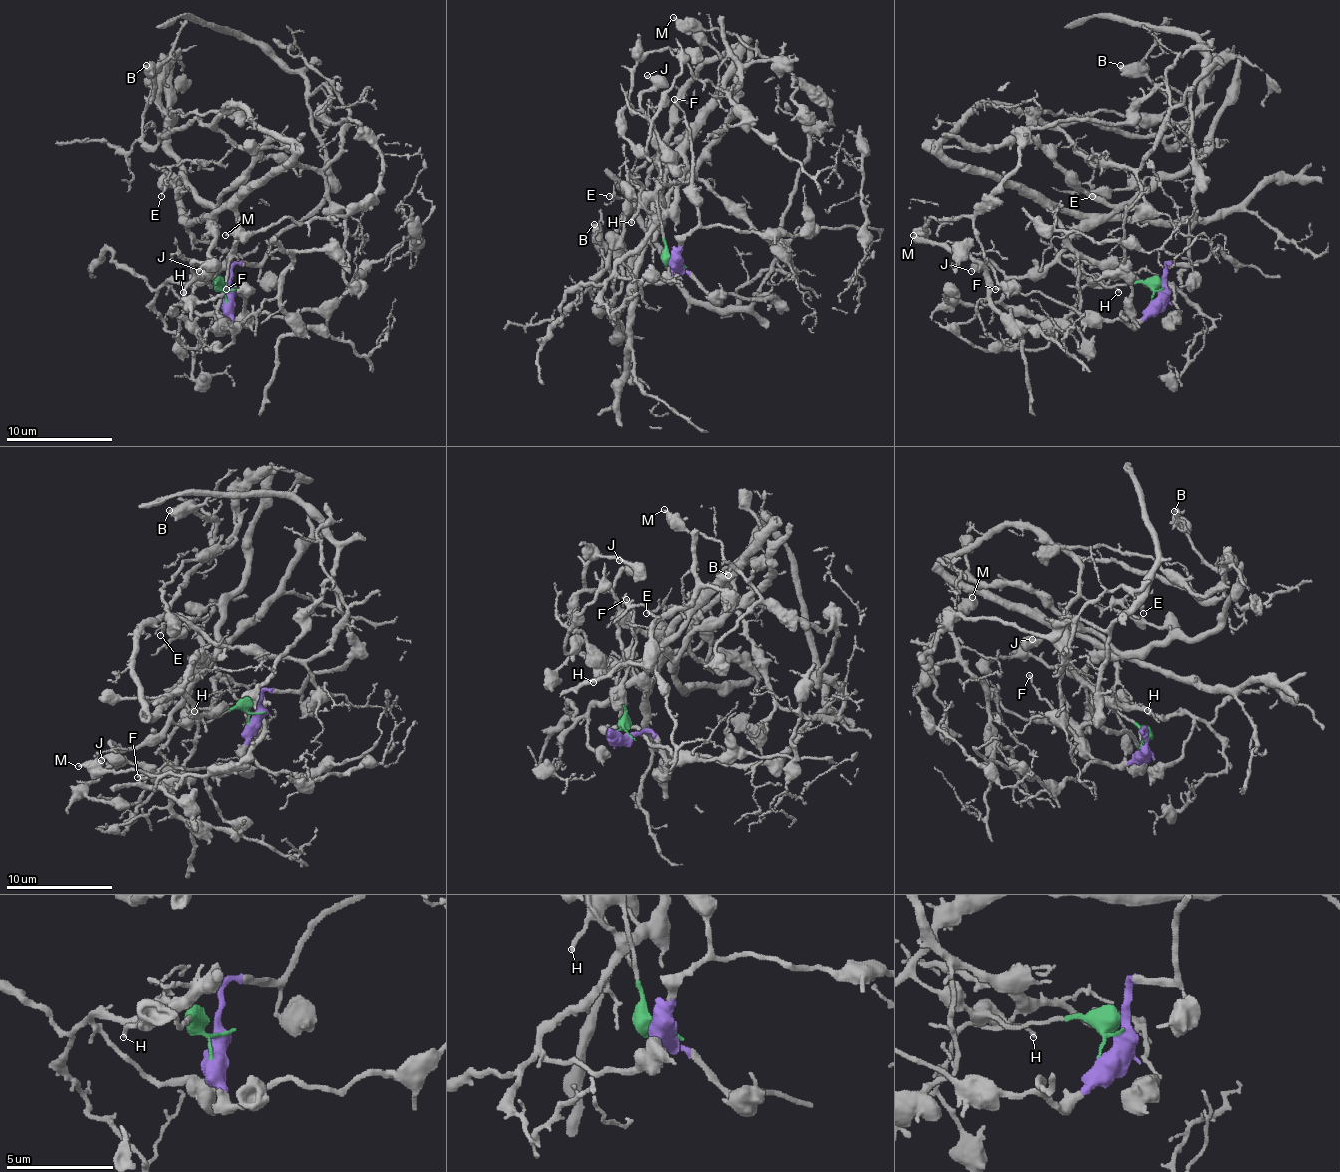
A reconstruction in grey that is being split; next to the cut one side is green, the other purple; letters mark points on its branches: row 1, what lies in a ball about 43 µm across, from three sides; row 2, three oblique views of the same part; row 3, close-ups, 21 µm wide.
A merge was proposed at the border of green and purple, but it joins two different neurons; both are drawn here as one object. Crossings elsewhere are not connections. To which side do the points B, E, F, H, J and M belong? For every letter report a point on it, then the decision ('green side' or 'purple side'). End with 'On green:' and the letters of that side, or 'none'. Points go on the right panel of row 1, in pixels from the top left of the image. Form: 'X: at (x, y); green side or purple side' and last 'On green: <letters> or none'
B: at (1120, 65); purple side
E: at (1092, 196); purple side
F: at (995, 289); purple side
H: at (1118, 292); green side
J: at (971, 271); green side
M: at (913, 235); purple side
On green: H, J

